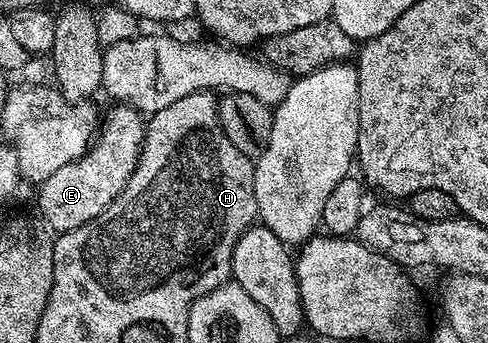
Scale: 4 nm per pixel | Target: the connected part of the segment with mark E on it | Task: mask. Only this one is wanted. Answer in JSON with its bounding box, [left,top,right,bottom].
[37,103,147,234]

